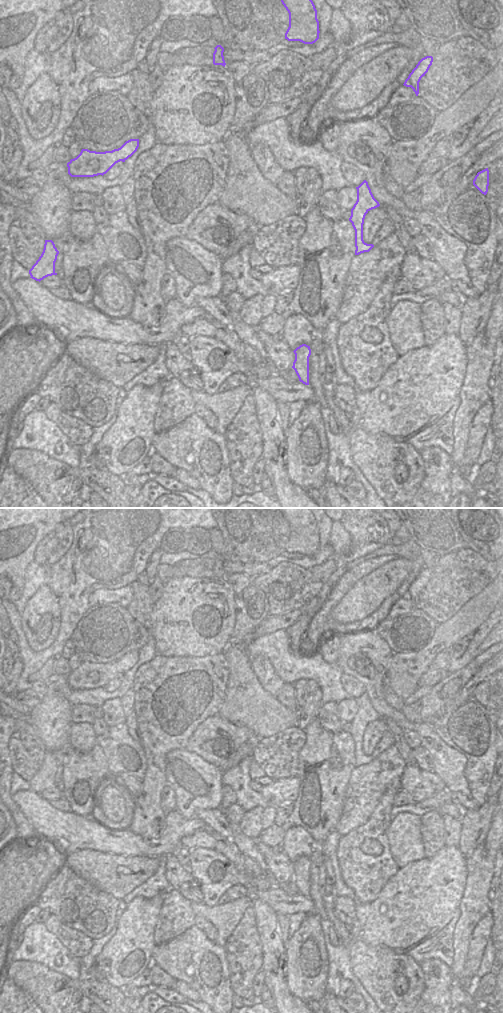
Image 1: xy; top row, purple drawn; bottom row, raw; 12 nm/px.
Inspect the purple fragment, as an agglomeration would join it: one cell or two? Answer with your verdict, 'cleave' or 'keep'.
keep

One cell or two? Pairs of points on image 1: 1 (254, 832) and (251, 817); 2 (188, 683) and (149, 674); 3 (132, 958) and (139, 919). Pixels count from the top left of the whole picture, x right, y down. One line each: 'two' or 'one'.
1: one
2: one
3: one

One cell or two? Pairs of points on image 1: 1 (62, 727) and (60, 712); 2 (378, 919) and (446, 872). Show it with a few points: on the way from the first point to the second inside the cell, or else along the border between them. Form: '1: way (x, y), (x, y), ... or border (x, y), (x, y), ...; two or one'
1: way (60, 723), (60, 716); one
2: way (395, 915), (402, 915), (429, 889); one

